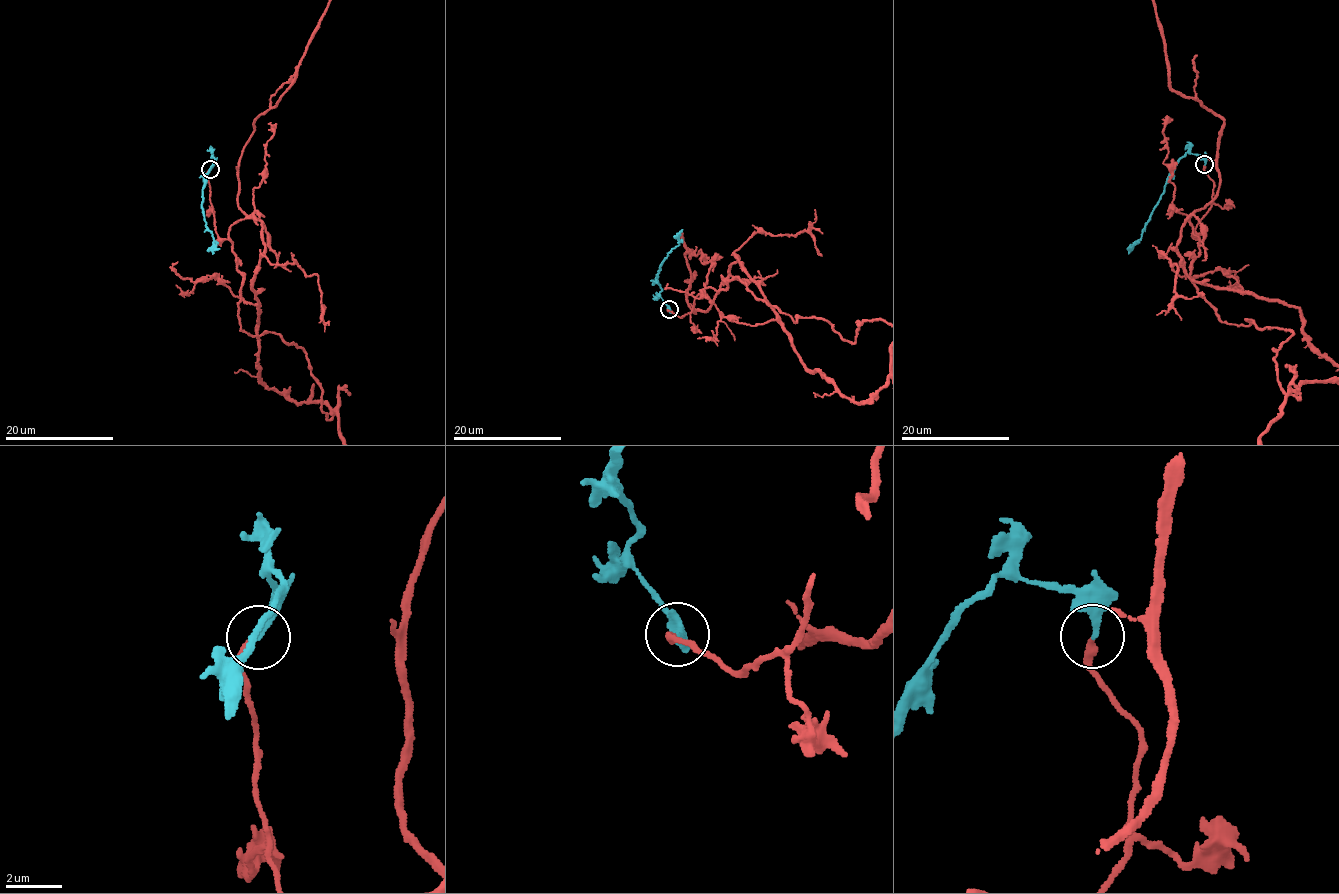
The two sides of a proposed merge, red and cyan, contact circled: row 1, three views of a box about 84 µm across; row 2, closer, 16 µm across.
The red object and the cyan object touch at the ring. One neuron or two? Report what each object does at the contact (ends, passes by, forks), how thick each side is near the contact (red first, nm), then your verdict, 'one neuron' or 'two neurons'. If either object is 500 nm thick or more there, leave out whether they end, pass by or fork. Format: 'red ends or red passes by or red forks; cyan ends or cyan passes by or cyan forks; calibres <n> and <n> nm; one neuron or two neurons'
red ends; cyan ends; calibres 240 and 200 nm; one neuron

